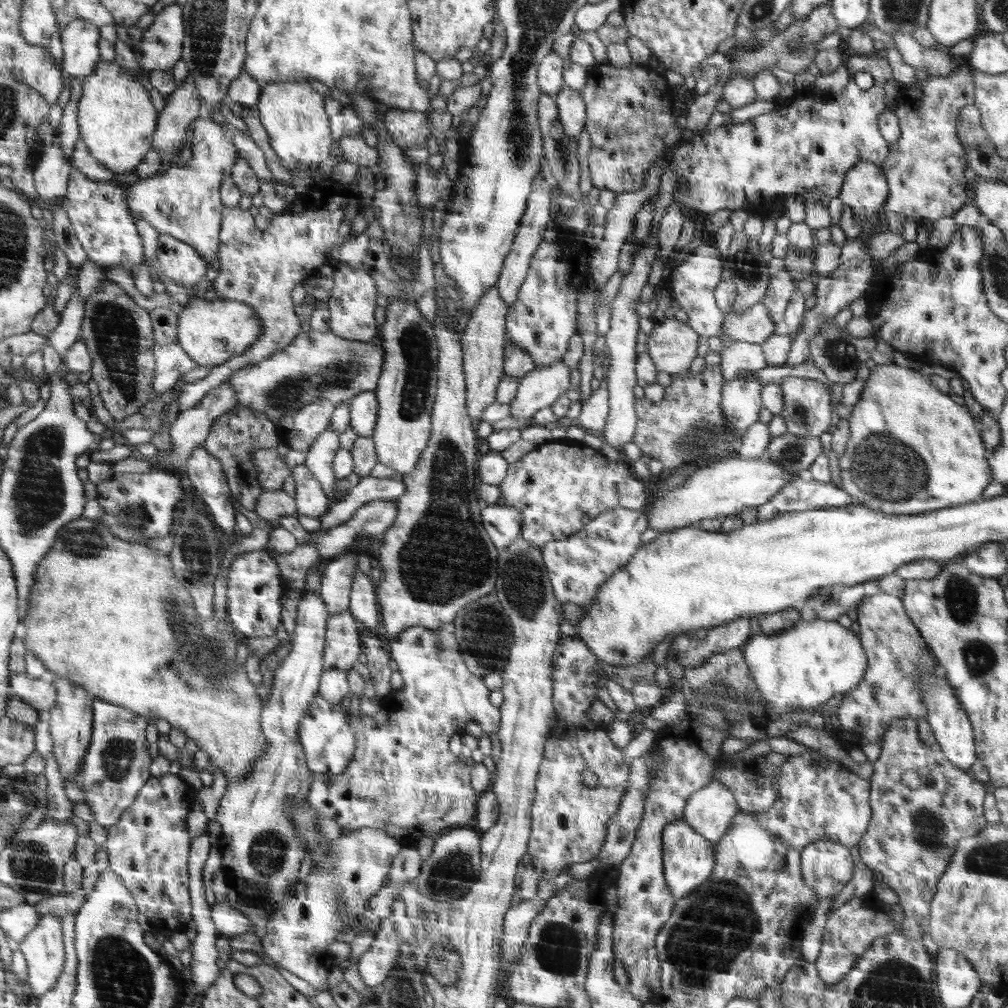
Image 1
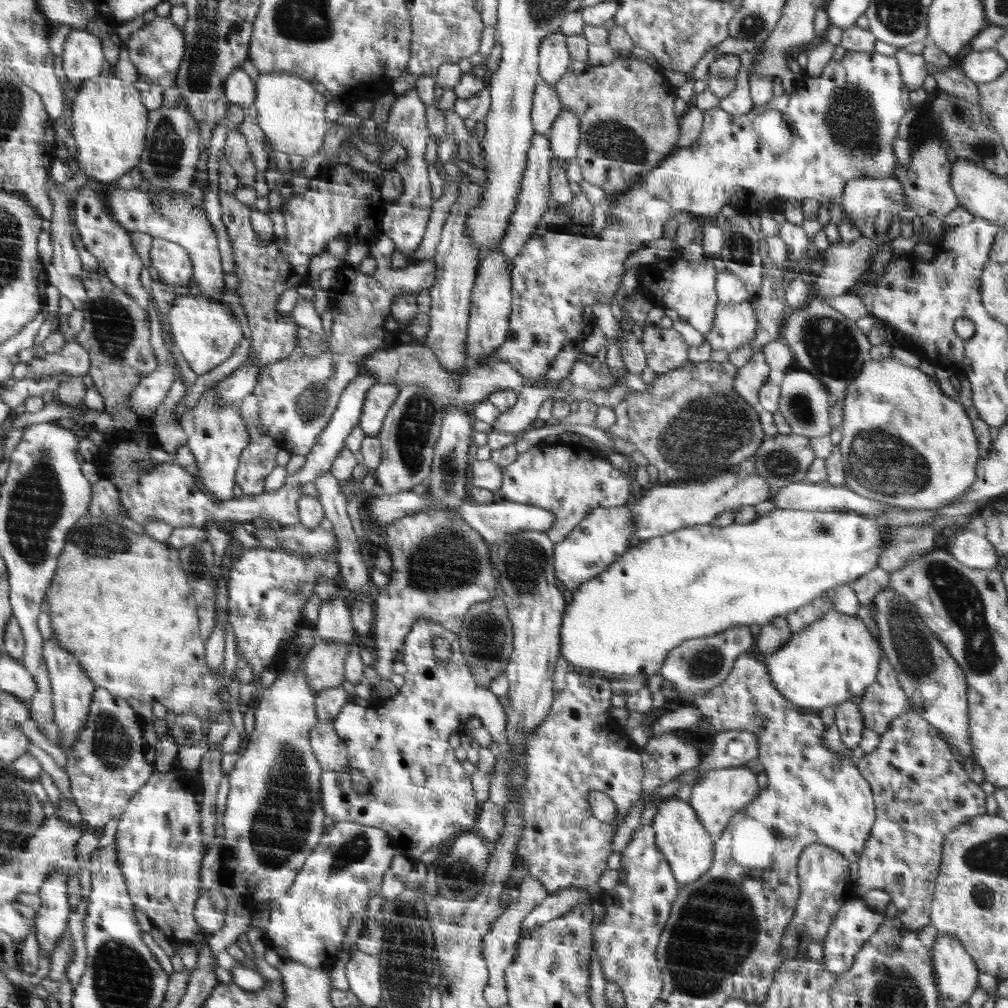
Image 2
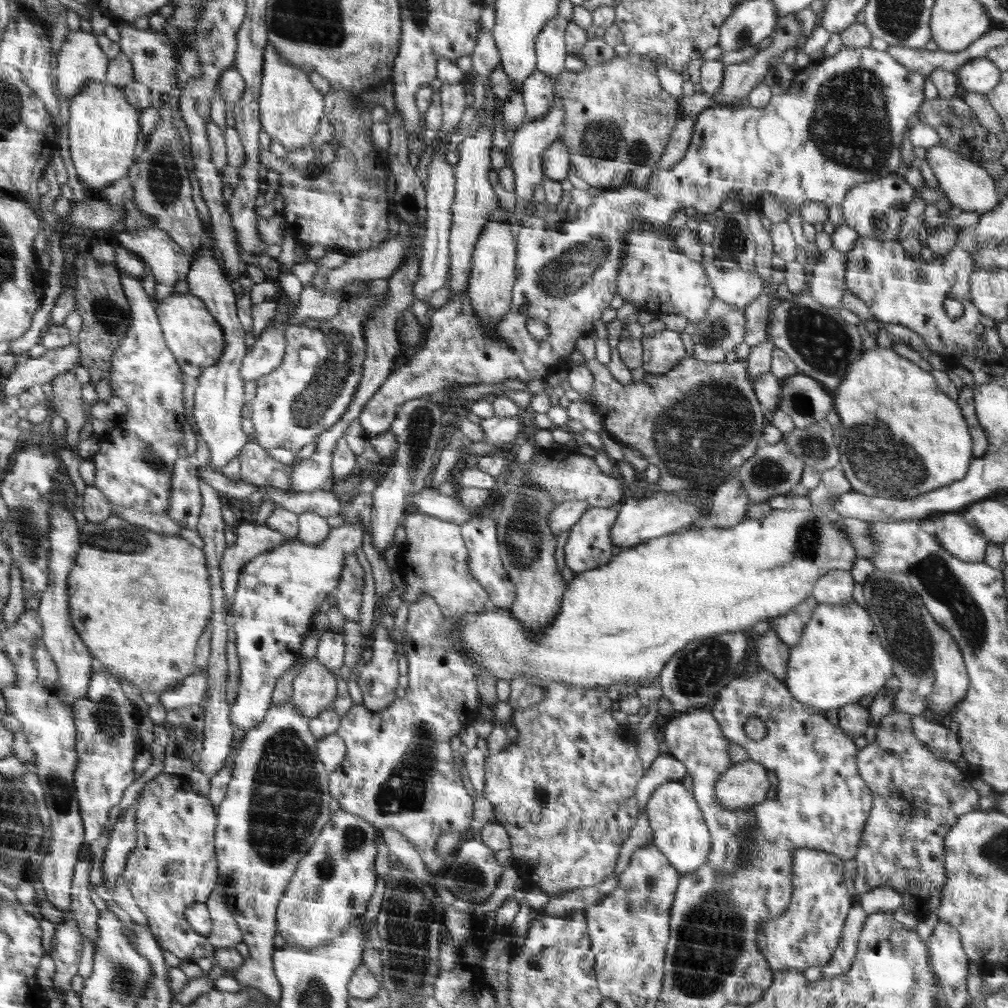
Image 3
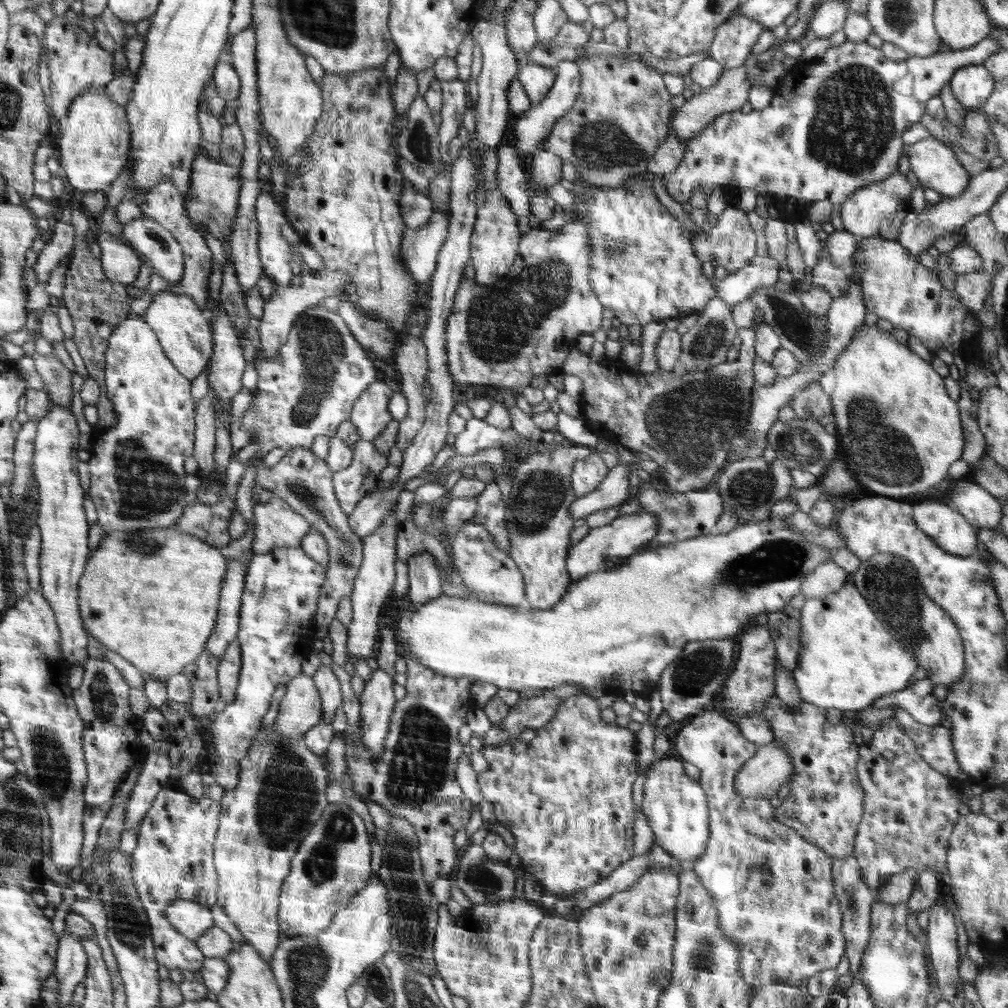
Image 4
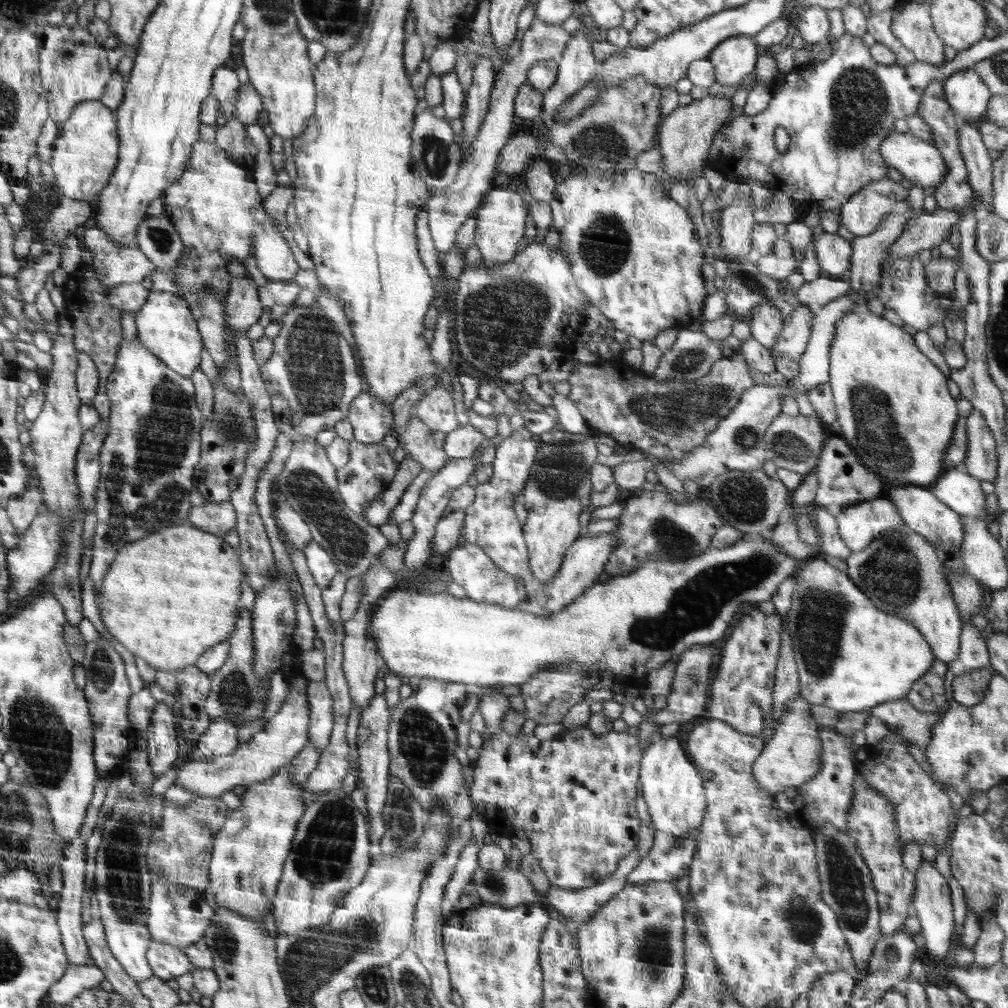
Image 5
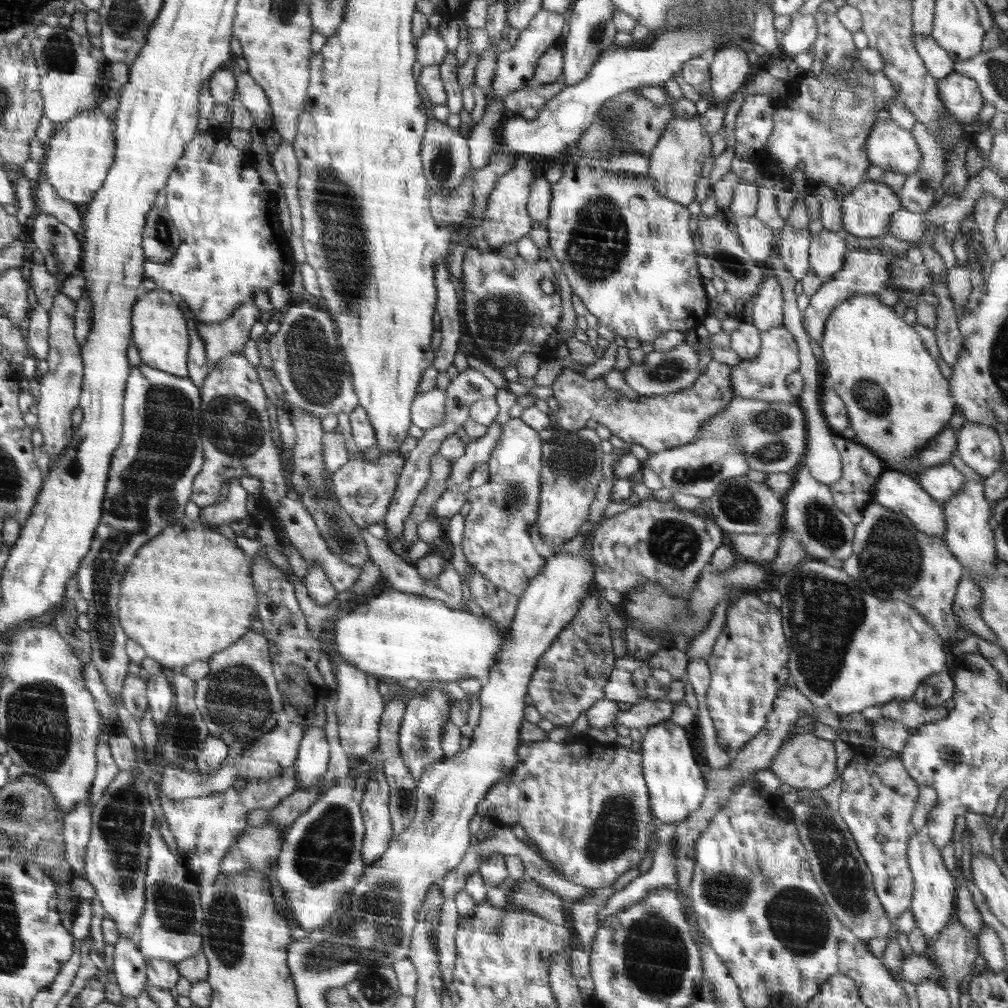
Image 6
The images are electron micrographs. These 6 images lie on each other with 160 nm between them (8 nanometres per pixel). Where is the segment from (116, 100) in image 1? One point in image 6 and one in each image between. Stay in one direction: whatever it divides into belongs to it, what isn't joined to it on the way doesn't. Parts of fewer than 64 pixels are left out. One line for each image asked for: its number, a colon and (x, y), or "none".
2: (109, 121)
3: (103, 127)
4: (92, 146)
5: (86, 150)
6: (79, 154)

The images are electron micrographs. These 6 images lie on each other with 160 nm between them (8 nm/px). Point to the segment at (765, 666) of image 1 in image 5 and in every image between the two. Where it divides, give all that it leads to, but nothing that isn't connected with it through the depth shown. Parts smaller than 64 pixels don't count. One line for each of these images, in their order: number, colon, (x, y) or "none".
2: (835, 658)
3: (839, 659)
4: (847, 659)
5: (850, 656)

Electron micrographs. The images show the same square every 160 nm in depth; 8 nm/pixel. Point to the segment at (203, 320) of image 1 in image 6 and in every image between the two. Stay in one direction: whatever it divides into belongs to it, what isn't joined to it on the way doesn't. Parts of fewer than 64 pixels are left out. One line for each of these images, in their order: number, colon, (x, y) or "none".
2: (206, 332)
3: (196, 339)
4: (183, 332)
5: (167, 329)
6: (161, 337)

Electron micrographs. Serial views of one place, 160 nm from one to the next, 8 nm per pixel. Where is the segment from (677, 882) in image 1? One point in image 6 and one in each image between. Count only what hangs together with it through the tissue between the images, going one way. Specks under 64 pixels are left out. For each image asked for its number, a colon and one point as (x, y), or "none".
2: (680, 835)
3: (680, 832)
4: (677, 812)
5: (674, 793)
6: (675, 782)

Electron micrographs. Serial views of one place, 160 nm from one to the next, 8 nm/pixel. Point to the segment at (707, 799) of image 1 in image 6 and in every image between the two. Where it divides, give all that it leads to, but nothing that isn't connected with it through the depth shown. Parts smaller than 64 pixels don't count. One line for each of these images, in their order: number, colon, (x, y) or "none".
2: (720, 795)
3: (746, 784)
4: (761, 777)
5: (792, 756)
6: (804, 761)

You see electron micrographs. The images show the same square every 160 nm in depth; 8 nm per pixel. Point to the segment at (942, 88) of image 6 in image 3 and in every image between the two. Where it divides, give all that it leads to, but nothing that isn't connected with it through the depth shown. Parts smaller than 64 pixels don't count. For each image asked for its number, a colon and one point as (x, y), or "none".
3: (980, 75)
4: (972, 85)
5: (965, 91)

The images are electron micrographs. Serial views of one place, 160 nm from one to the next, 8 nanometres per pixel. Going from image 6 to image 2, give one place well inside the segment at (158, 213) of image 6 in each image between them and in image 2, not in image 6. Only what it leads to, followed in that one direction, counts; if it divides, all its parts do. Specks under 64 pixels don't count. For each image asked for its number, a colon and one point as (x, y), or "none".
2: (175, 267)
3: (169, 264)
4: (162, 251)
5: (157, 237)

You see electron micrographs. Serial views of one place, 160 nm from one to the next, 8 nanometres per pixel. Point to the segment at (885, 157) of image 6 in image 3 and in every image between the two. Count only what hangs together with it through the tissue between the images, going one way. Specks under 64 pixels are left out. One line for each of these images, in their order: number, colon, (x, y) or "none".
3: (967, 185)
4: (935, 164)
5: (919, 161)

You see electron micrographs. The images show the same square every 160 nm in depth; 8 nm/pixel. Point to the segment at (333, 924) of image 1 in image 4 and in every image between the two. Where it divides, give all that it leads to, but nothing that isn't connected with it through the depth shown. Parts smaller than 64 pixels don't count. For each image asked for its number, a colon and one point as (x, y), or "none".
2: (346, 869)
3: (331, 886)
4: (332, 865)

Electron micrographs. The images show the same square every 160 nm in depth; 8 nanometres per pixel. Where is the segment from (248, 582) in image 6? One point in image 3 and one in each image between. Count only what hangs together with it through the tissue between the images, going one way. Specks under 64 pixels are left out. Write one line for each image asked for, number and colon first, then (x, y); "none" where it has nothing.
3: (140, 600)
4: (158, 608)
5: (185, 598)

